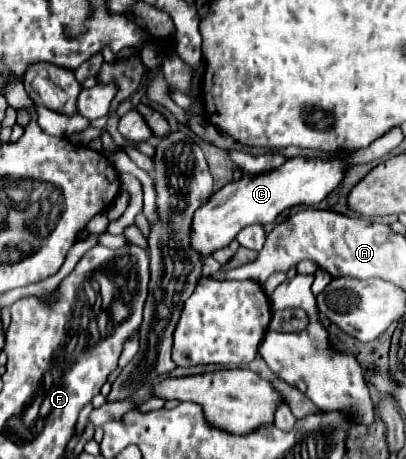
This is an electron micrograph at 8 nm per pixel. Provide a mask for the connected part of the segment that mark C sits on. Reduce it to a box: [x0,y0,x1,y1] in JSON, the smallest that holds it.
[189,158,345,258]

